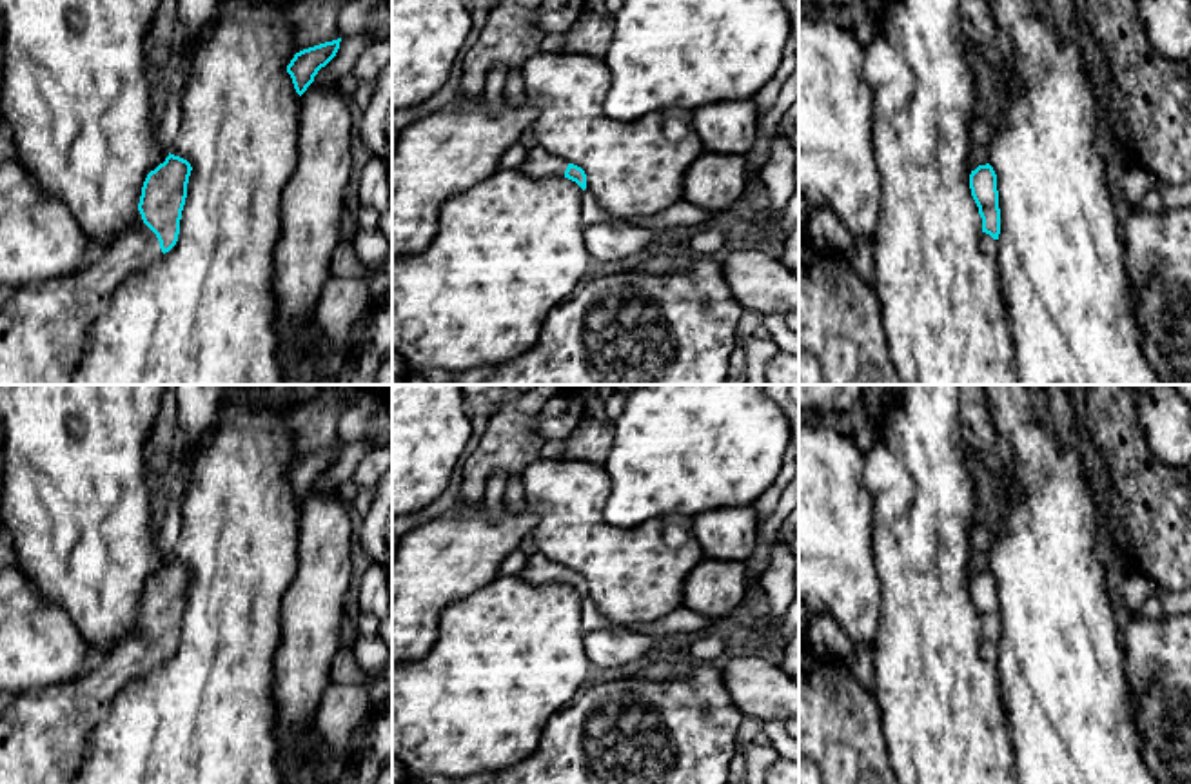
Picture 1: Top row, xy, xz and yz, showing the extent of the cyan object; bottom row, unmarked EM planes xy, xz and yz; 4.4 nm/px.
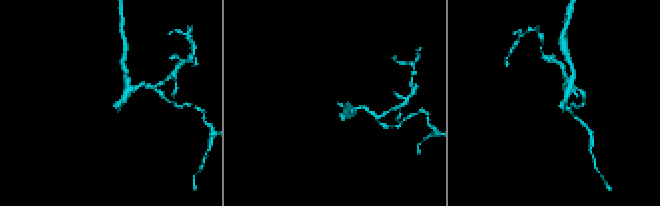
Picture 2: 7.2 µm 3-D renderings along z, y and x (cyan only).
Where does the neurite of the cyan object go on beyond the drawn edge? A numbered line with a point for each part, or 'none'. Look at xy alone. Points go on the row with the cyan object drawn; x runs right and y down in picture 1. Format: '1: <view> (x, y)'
1: xy (44, 327)

